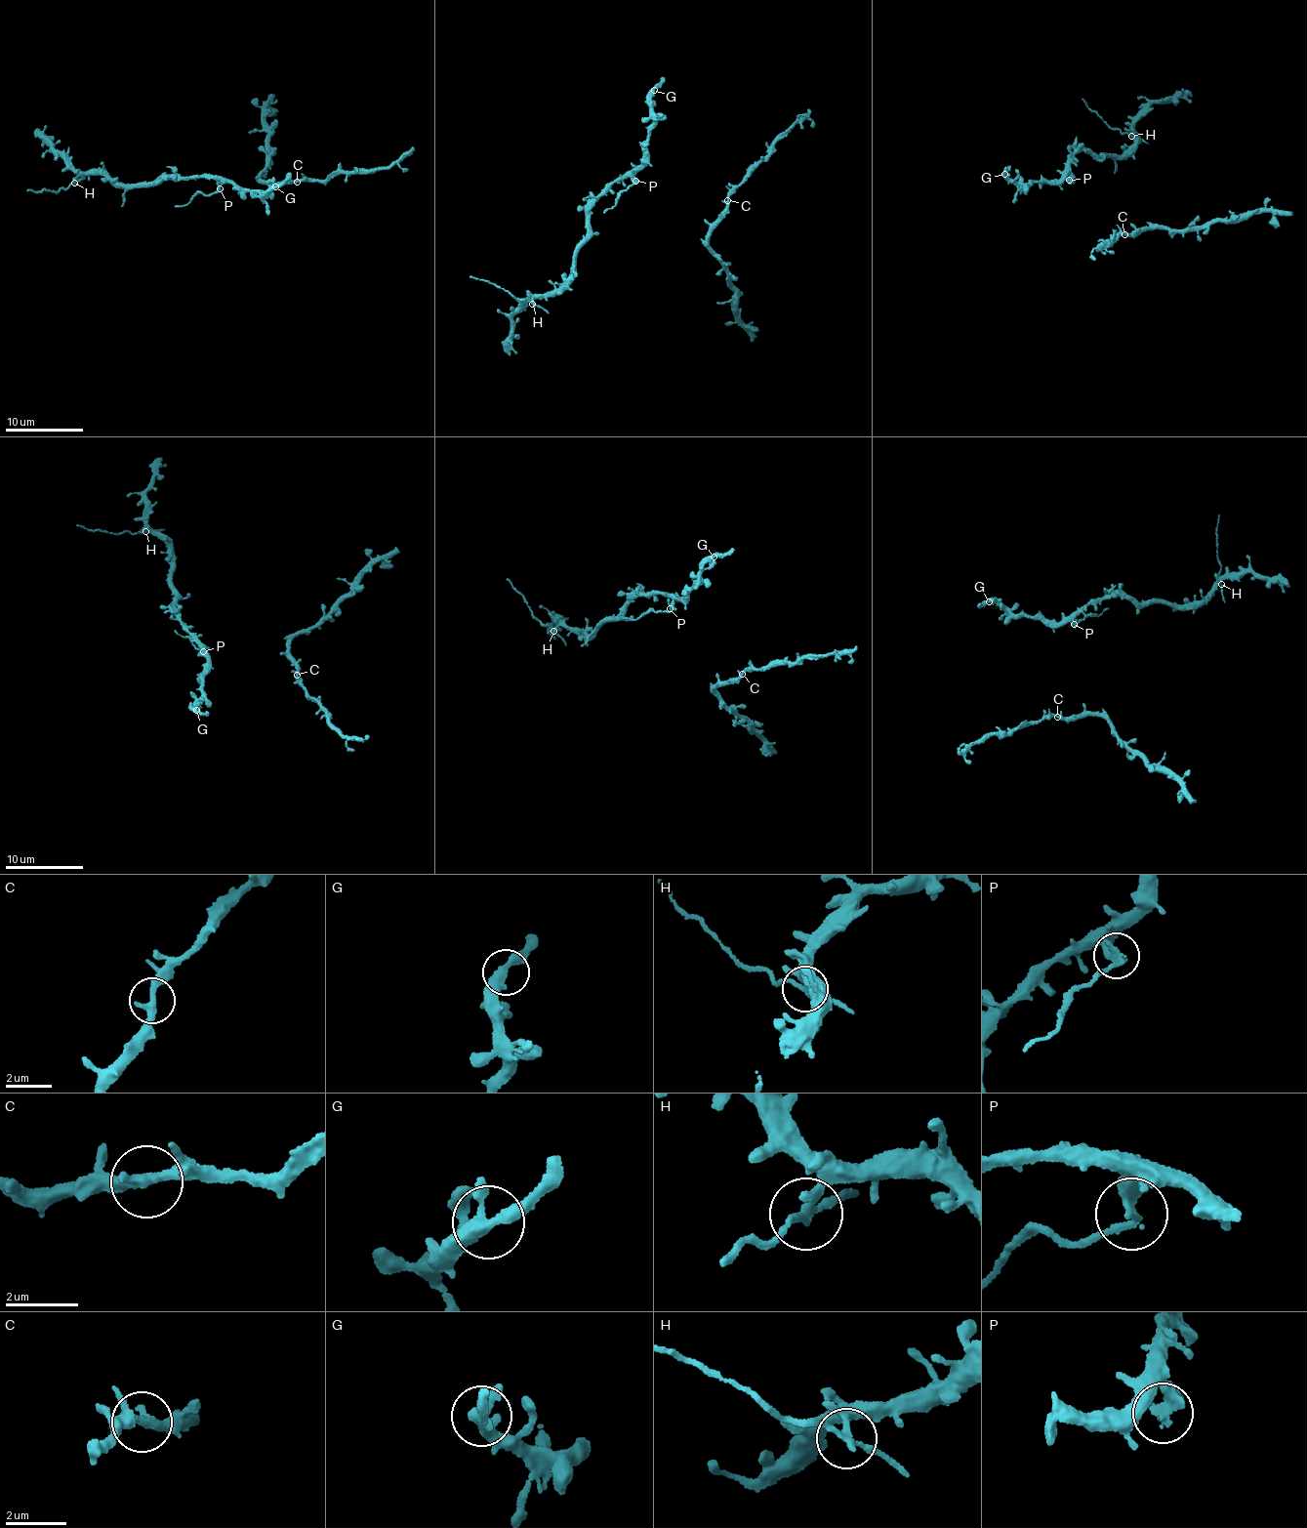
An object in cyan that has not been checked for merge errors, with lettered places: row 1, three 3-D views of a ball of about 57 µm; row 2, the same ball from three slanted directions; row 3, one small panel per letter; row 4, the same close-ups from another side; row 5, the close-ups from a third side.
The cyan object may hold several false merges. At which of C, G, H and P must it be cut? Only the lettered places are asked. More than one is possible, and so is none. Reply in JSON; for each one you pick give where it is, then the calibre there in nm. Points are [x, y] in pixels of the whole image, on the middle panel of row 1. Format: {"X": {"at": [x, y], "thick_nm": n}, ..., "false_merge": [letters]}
{"H": {"at": [532, 304], "thick_nm": 180}, "P": {"at": [635, 181], "thick_nm": 300}, "false_merge": ["H", "P"]}

